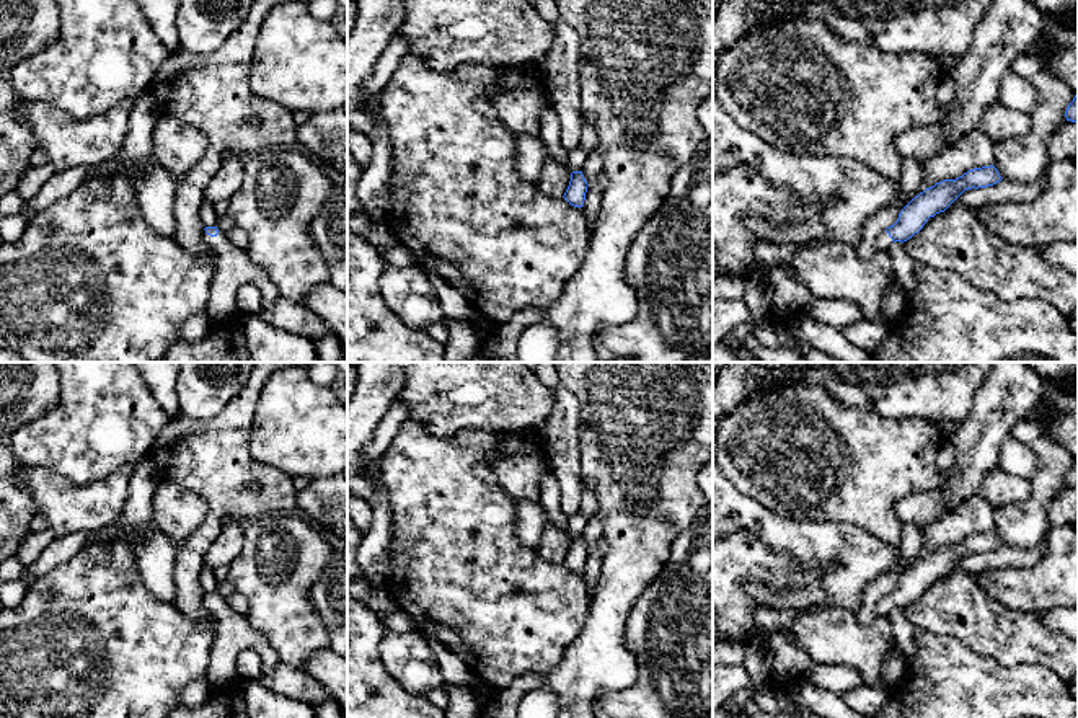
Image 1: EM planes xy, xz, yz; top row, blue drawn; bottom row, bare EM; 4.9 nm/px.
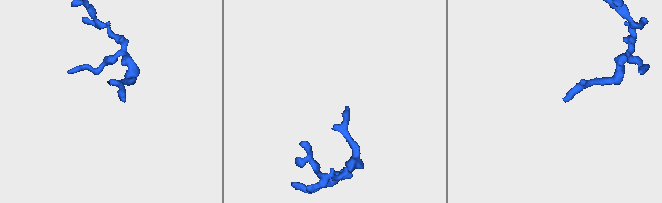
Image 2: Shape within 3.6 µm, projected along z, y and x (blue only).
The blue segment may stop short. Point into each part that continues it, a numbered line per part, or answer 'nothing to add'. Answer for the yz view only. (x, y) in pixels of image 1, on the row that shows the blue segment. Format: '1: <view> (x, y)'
1: yz (883, 240)

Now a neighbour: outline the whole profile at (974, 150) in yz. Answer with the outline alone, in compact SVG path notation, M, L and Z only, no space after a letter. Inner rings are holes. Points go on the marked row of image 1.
M979 129L964 135L954 147L921 162L923 193L944 180L956 180L974 168L993 165L993 142Z

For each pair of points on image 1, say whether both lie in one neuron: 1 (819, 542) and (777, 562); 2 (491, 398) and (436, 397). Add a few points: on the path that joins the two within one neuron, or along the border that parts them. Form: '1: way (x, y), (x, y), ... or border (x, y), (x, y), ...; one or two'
1: border (759, 537), (806, 563), (830, 563); two
2: way (478, 397), (449, 397); one

